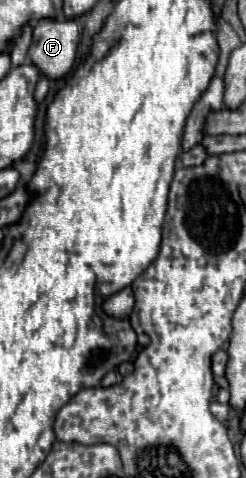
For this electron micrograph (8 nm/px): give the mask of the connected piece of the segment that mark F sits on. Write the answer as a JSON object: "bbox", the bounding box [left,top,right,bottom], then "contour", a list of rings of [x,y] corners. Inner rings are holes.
{"bbox":[28,20,80,80],"contour":[[[38,20],[28,50],[32,64],[48,80],[64,78],[74,66],[80,32],[74,20]]]}

